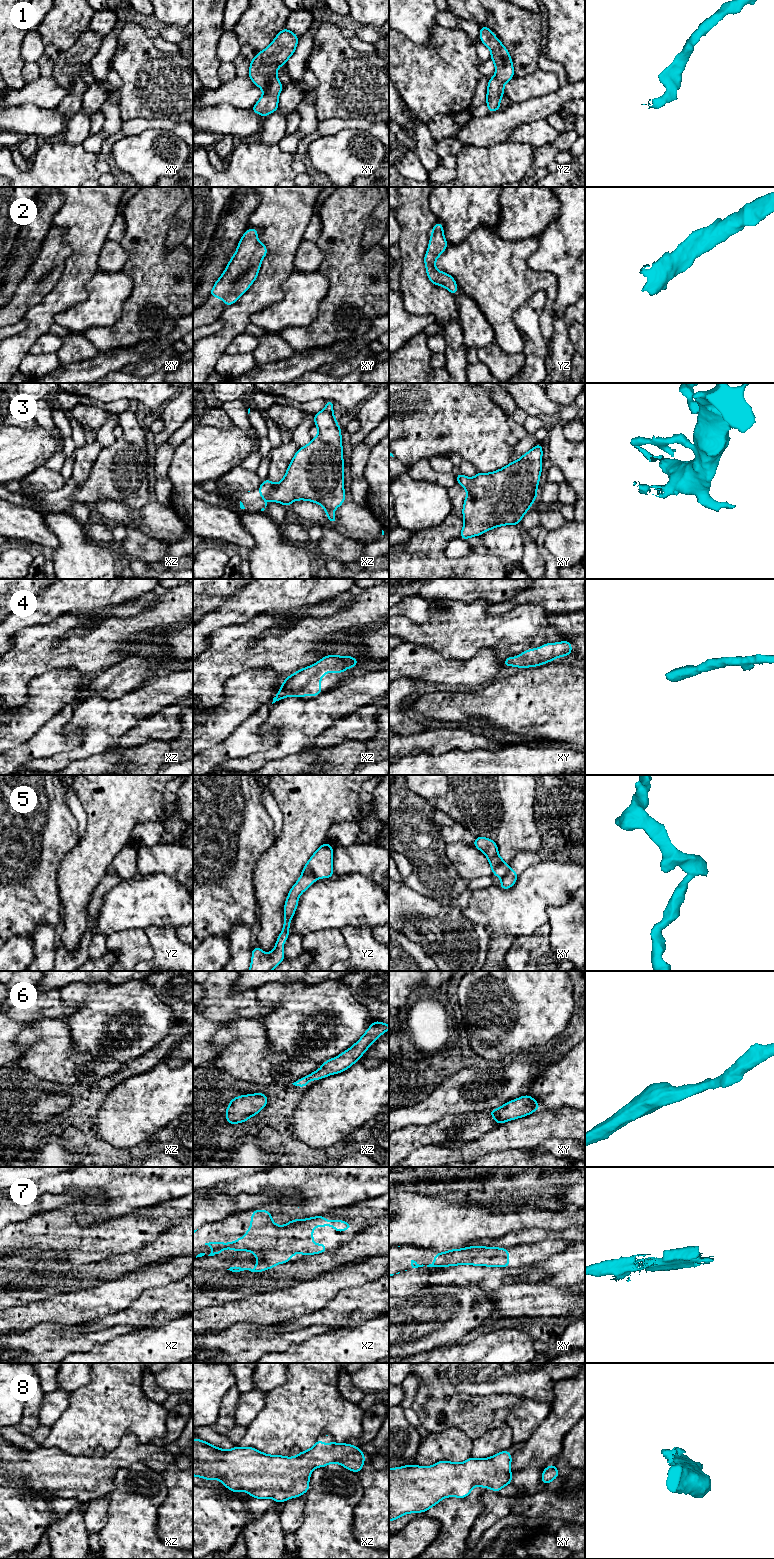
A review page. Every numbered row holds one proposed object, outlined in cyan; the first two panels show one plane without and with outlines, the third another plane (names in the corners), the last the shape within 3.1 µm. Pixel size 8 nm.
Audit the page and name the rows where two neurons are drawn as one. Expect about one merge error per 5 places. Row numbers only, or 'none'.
5

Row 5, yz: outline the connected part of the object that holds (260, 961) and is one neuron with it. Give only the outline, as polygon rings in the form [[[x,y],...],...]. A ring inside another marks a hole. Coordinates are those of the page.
[[[312,873],[301,874],[298,881],[289,891],[287,900],[285,901],[283,929],[277,938],[275,948],[269,954],[265,954],[258,945],[253,948],[251,966],[248,971],[272,971],[285,959],[283,944],[289,936],[289,927],[298,906],[298,898],[316,880],[316,876]]]

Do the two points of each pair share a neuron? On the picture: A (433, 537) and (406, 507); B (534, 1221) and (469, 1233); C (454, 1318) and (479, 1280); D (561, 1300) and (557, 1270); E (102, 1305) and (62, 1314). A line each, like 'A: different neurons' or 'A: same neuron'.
A: different neurons
B: same neuron
C: different neurons
D: different neurons
E: same neuron

